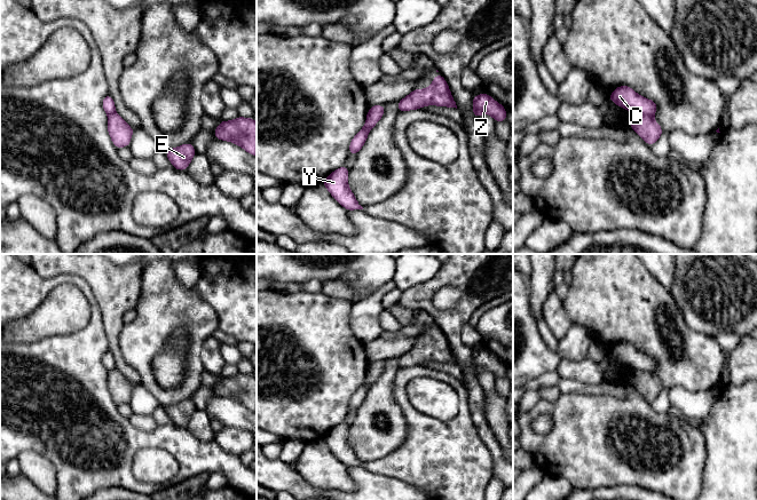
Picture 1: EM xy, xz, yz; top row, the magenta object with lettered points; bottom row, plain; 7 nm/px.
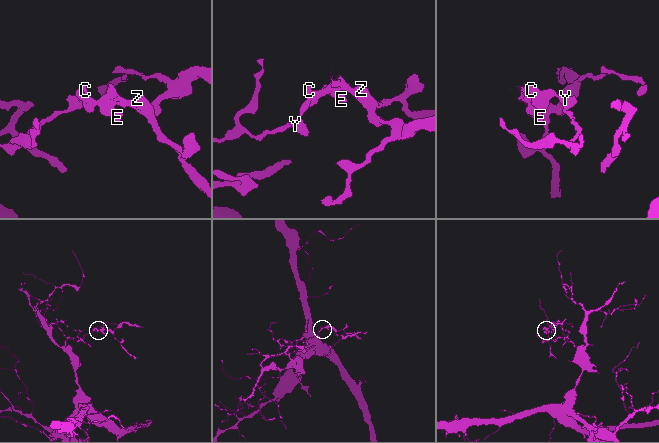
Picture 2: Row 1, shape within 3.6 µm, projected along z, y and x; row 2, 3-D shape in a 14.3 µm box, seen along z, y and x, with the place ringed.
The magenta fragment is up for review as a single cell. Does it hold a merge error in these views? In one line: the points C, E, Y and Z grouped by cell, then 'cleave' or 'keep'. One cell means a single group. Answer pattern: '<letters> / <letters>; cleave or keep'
C Y / E Z; cleave

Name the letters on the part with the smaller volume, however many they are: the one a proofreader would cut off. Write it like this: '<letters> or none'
E, Z

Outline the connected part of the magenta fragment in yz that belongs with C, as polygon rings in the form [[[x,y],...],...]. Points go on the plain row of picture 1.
[[[620,342],[608,354],[622,365],[628,365],[633,370],[653,373],[657,367],[657,360],[648,355],[638,351],[629,342]]]

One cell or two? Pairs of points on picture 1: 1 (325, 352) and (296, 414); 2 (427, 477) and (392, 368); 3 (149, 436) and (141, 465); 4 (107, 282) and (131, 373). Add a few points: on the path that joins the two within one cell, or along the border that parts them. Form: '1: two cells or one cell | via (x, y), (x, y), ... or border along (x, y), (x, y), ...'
1: one cell | via (324, 368), (323, 391), (317, 393), (312, 398)
2: two cells | border along (399, 368), (393, 380), (393, 397), (395, 401)
3: two cells | border along (171, 454), (158, 447), (142, 447), (131, 469)
4: one cell | via (112, 304), (112, 346), (115, 350)

